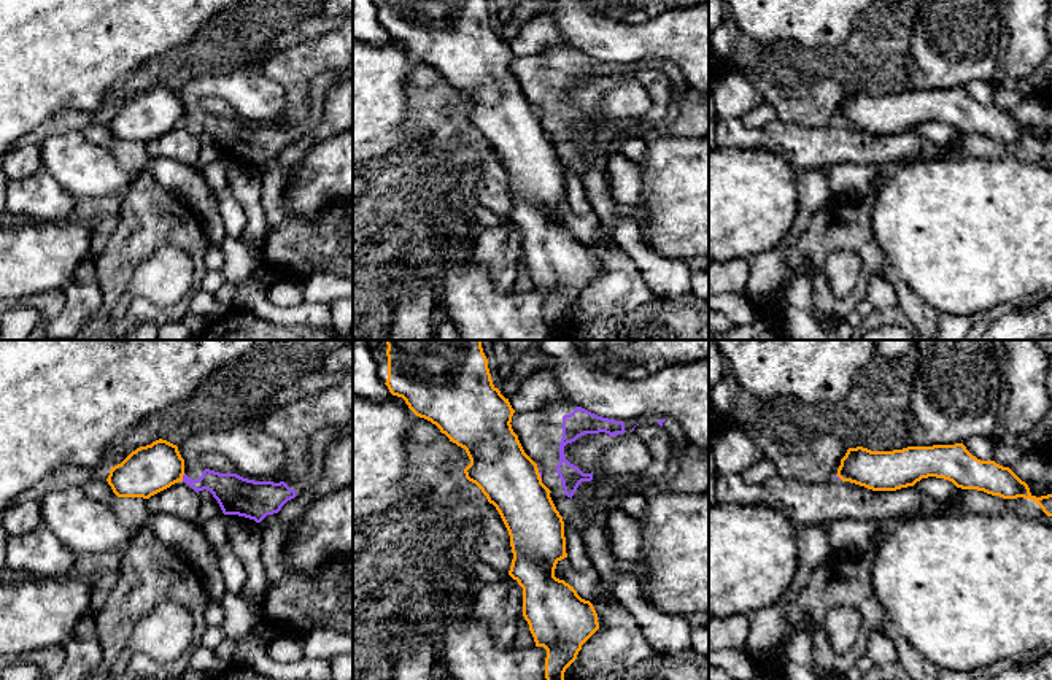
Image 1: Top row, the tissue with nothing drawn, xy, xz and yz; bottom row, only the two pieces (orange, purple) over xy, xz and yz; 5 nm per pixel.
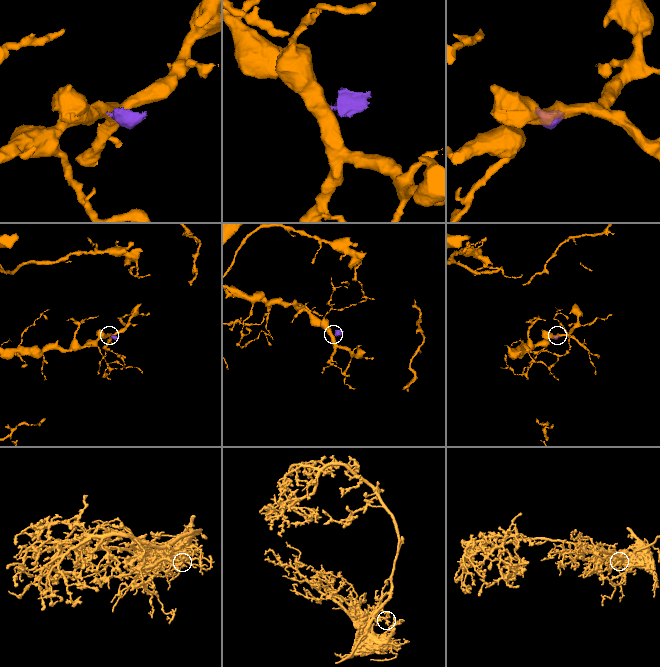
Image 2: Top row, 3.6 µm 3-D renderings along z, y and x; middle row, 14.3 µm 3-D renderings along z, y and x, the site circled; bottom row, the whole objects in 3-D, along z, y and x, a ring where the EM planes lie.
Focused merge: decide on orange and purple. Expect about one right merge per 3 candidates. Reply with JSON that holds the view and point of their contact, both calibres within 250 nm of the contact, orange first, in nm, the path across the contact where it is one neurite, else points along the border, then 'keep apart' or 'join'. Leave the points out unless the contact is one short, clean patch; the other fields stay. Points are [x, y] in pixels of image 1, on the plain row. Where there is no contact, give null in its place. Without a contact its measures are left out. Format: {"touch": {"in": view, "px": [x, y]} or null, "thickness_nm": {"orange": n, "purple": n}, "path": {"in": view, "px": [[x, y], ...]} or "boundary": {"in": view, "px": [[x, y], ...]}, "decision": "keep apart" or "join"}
{"touch": {"in": "xy", "px": [181, 121]}, "thickness_nm": {"orange": 240, "purple": 170}, "boundary": {"in": "xy", "px": [[185, 118], [181, 124]]}, "decision": "keep apart"}

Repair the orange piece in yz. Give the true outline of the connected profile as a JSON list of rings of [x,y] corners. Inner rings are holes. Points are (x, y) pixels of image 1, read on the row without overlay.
[[[963,87],[893,95],[849,92],[836,121],[872,135],[896,135],[914,130],[922,122],[936,121],[961,133],[977,133],[1003,143],[1031,143],[1052,160],[1052,138],[1033,140],[1028,129],[1009,111],[977,103]]]

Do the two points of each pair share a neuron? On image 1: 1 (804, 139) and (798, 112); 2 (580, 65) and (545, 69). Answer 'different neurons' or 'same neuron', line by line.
1: different neurons
2: same neuron

